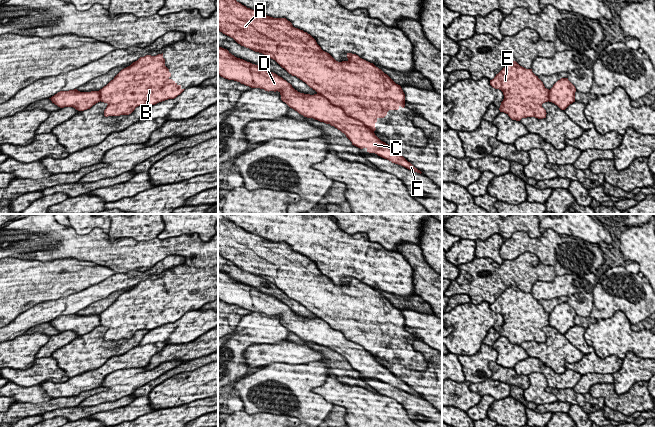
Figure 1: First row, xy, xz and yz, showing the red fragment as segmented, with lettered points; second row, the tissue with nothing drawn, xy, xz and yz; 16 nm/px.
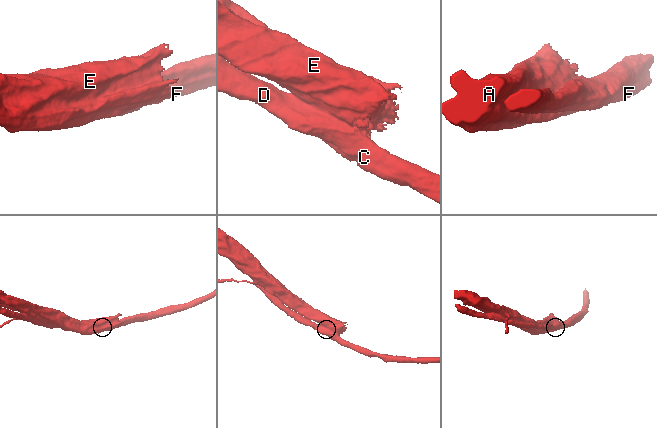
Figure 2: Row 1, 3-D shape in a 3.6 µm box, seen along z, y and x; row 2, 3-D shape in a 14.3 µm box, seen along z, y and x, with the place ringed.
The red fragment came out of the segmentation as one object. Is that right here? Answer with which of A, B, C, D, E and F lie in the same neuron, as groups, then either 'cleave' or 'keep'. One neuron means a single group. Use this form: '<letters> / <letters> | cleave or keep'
A B E / C D F | cleave

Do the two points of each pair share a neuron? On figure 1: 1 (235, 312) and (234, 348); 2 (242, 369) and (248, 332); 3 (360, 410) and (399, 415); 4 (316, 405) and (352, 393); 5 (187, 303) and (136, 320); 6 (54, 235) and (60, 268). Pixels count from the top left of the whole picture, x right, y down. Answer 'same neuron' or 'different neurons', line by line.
1: different neurons
2: same neuron
3: same neuron
4: different neurons
5: same neuron
6: different neurons

